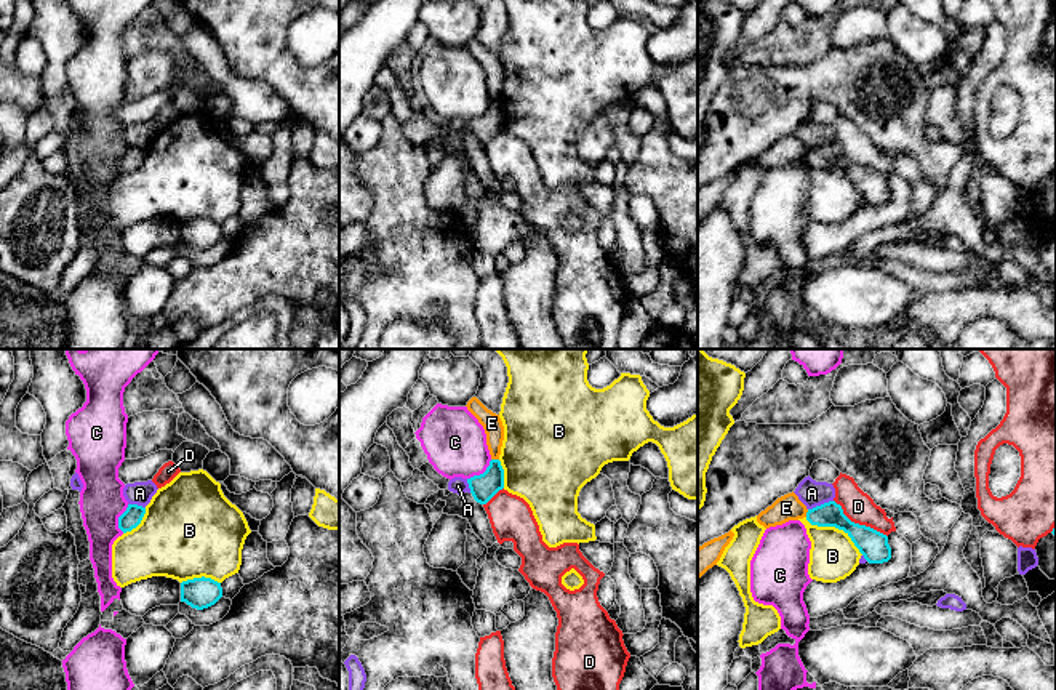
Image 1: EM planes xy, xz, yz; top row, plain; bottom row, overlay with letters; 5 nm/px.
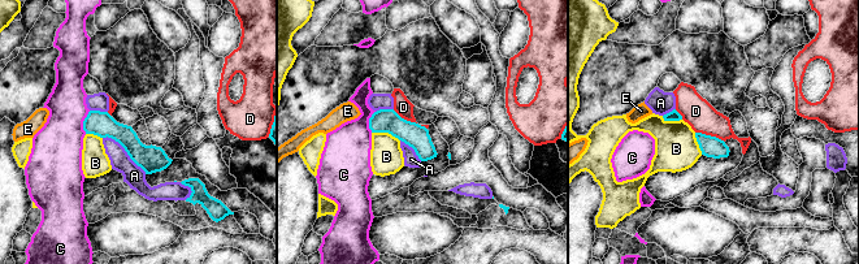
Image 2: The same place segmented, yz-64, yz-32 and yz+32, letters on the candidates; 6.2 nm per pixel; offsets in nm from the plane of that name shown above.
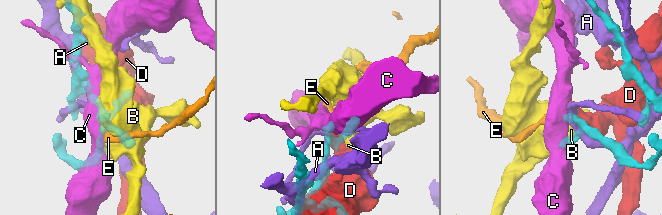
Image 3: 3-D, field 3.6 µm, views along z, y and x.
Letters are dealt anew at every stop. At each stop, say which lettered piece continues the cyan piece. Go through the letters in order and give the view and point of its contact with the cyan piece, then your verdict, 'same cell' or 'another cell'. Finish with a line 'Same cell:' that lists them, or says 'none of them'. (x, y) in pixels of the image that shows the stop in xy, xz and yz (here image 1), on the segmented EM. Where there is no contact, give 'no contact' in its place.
A: contact yz (821, 505); another cell
B: contact yz (836, 527); another cell
C: contact xz (480, 474); another cell
D: contact yz (858, 524); another cell
E: contact xz (495, 460); another cell
Same cell: none of them

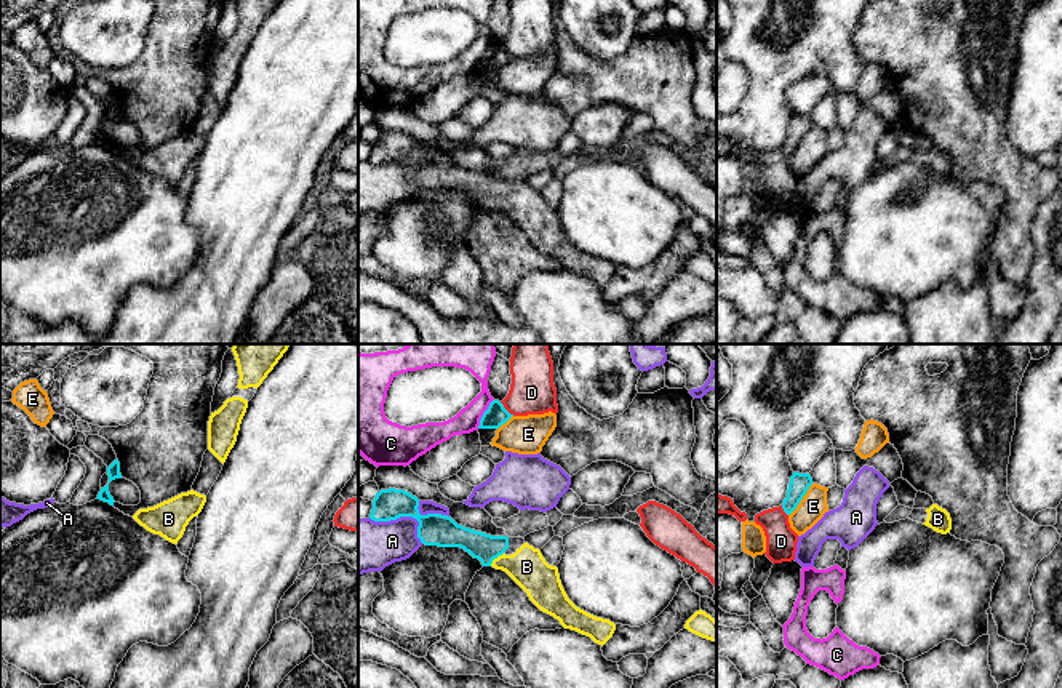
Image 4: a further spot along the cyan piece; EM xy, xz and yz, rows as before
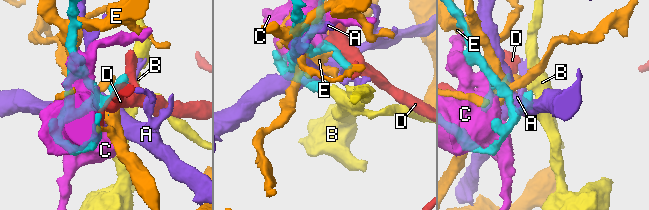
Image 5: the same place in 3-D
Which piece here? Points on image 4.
A: contact xz (405, 516); another cell
B: contact xz (495, 557); same cell
C: contact xz (483, 413); another cell
D: contact xz (506, 410); another cell
E: contact yz (802, 498); another cell
Same cell: B

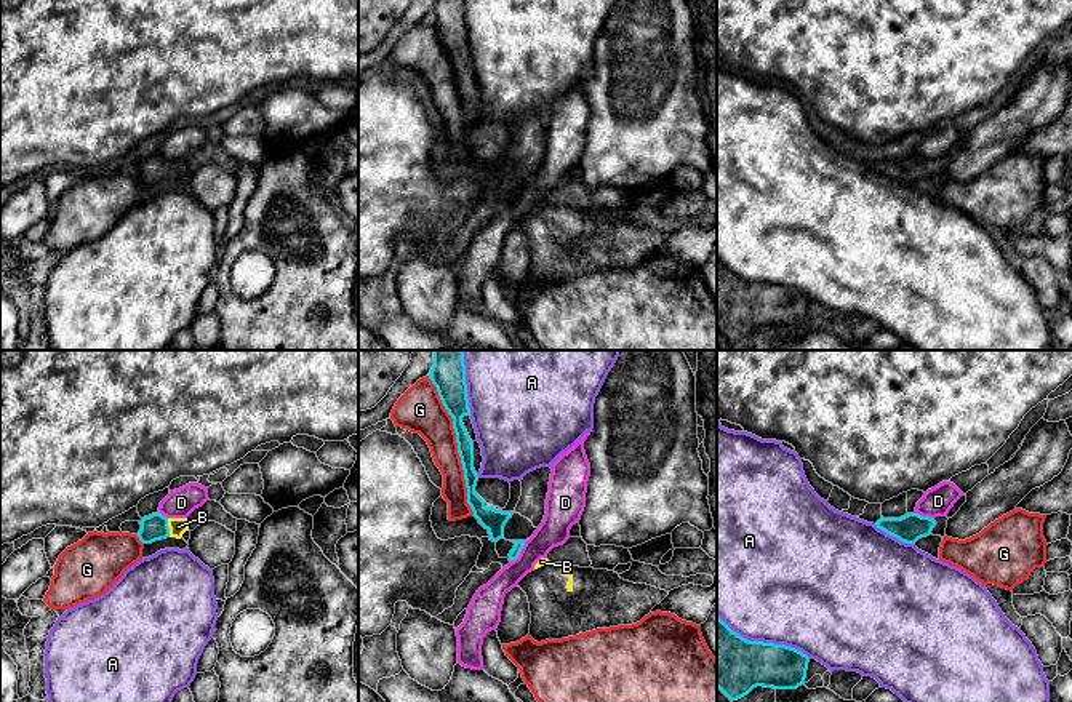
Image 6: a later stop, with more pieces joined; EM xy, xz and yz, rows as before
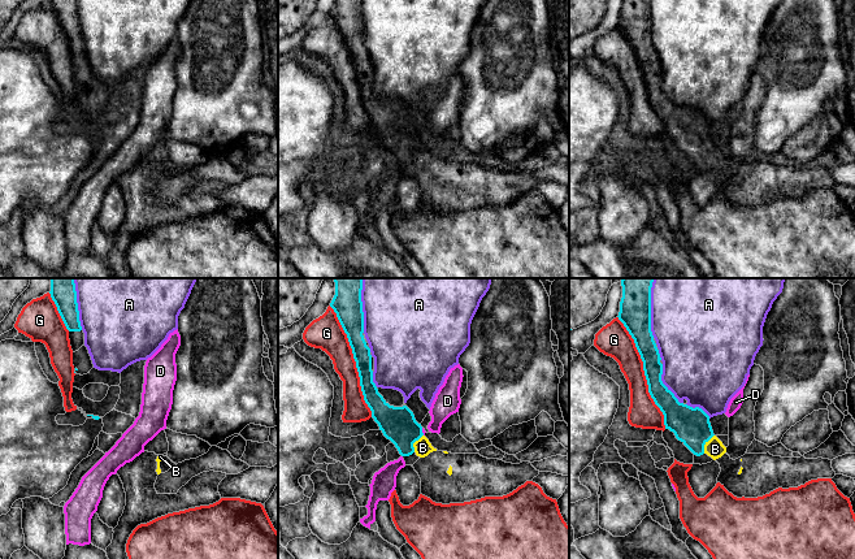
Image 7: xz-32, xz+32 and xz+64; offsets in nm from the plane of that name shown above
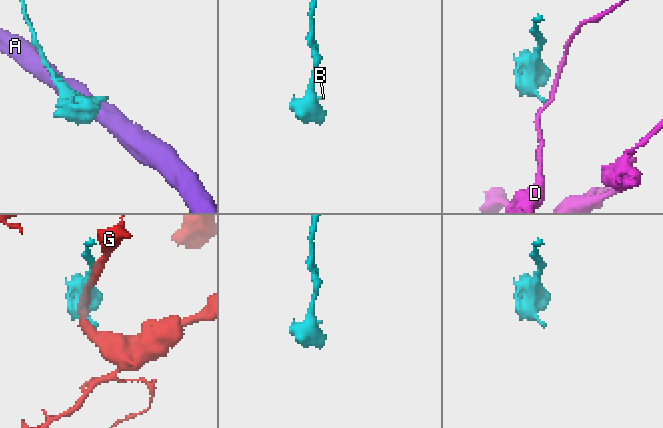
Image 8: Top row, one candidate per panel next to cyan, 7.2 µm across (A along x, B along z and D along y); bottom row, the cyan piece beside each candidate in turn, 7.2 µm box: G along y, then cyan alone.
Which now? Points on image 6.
A: contact yz (762, 642); another cell
B: contact xy (168, 528); same cell
D: contact xz (520, 550); another cell
G: contact xz (463, 467); another cell
Same cell: B

